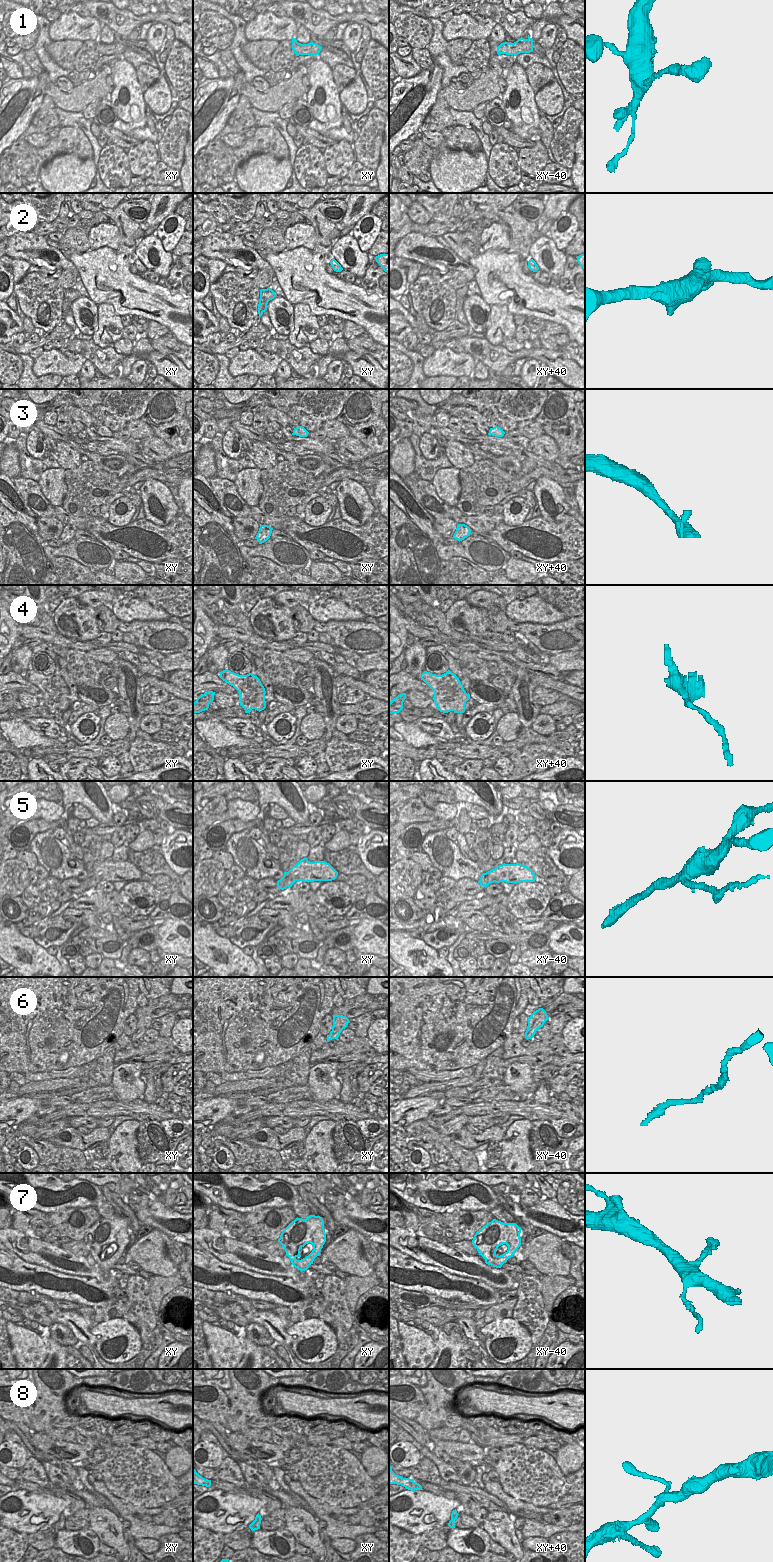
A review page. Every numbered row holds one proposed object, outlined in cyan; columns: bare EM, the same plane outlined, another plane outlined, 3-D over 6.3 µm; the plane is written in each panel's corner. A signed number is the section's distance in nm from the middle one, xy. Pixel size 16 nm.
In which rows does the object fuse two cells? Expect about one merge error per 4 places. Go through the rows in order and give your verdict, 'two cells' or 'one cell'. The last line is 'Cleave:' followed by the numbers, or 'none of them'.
1: one cell
2: one cell
3: one cell
4: one cell
5: two cells
6: one cell
7: one cell
8: one cell
Cleave: 5

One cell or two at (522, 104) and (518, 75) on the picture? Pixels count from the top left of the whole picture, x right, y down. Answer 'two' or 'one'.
one

